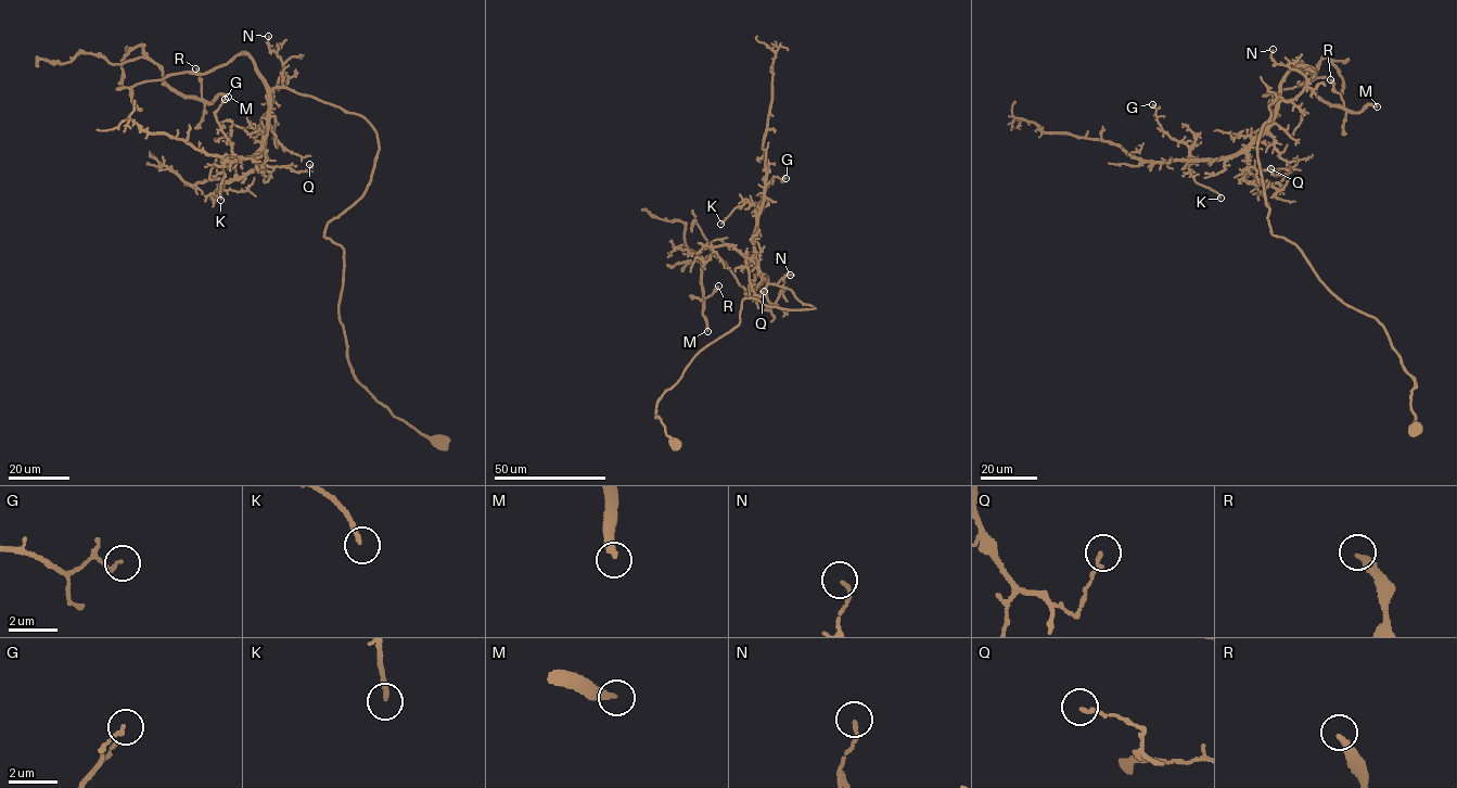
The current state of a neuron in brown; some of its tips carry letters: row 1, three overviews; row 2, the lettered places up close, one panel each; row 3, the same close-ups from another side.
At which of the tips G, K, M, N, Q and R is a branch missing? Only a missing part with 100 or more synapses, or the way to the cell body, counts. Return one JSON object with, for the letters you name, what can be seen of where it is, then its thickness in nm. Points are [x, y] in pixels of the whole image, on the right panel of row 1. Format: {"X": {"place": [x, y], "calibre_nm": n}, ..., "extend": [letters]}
{"M": {"place": [1377, 106], "calibre_nm": 260}, "extend": ["M"]}

